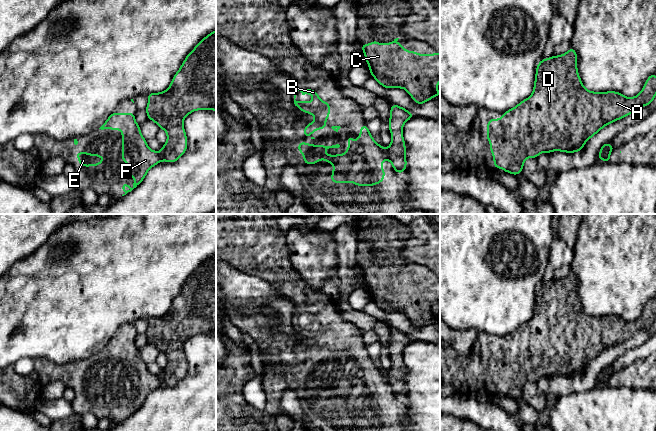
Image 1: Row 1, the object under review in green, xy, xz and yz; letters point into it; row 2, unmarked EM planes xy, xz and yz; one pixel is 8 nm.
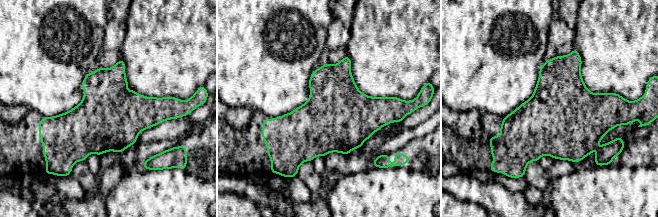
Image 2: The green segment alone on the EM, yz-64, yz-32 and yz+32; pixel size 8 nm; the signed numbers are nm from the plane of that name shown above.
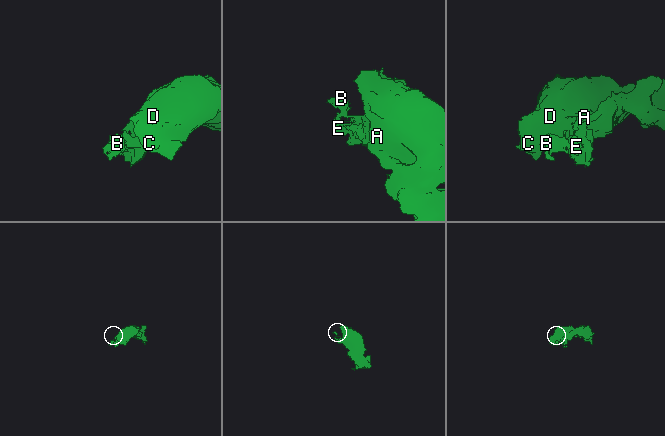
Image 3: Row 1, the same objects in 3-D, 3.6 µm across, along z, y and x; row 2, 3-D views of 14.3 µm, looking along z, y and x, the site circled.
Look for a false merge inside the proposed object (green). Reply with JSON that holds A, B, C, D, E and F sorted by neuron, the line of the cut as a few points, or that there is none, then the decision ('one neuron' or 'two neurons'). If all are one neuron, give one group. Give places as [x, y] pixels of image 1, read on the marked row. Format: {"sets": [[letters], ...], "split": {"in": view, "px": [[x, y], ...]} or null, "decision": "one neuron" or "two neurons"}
{"sets": [["A", "C", "D"], ["B", "E", "F"]], "split": {"in": "xz", "px": [[384, 149], [385, 155], [388, 158]]}, "decision": "two neurons"}

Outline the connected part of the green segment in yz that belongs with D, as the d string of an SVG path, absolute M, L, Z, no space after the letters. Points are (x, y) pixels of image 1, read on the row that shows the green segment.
M570 48L568 52L565 54L562 54L560 56L551 56L550 58L541 60L536 68L536 76L535 76L535 83L534 83L534 89L531 94L531 96L523 101L521 101L517 106L514 108L502 113L502 118L498 120L490 119L487 123L487 134L486 138L490 141L490 151L493 153L493 159L494 159L494 169L495 168L502 168L503 171L509 172L510 174L517 175L522 172L523 164L525 160L529 157L537 158L538 155L542 152L551 153L555 150L567 152L567 153L574 153L577 151L581 151L584 148L584 144L586 141L588 141L592 136L596 135L597 132L599 132L603 127L606 125L622 119L630 114L632 114L636 109L643 106L648 106L655 98L656 96L656 75L655 73L650 75L648 79L646 80L642 91L635 97L627 98L621 93L615 92L615 91L609 91L609 92L591 92L587 90L580 79L580 76L577 71L577 54L574 48Z

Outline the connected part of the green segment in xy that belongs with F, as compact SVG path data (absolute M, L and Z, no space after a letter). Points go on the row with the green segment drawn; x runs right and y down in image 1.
M113 112L99 129L106 128L122 131L122 160L131 166L131 169L127 170L127 174L135 178L132 188L129 188L126 182L122 183L124 192L122 196L124 196L143 181L150 168L162 161L162 155L148 147L139 125L135 121L134 113Z

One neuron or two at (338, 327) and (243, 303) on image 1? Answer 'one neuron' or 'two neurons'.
two neurons

